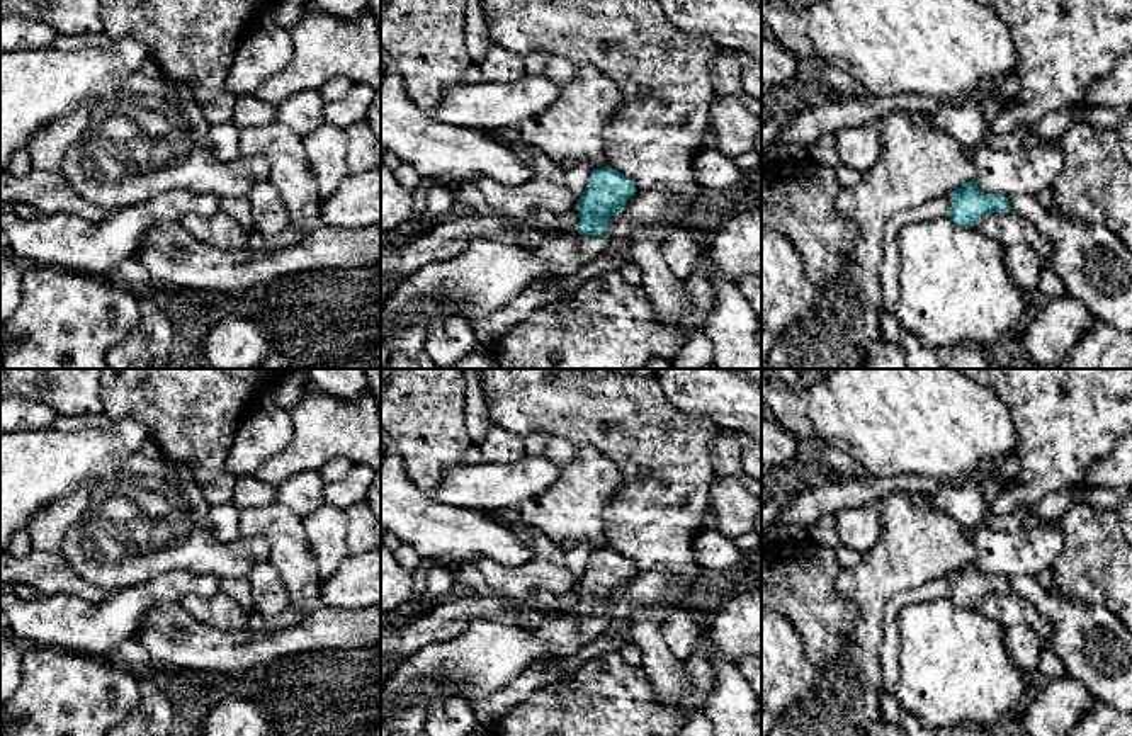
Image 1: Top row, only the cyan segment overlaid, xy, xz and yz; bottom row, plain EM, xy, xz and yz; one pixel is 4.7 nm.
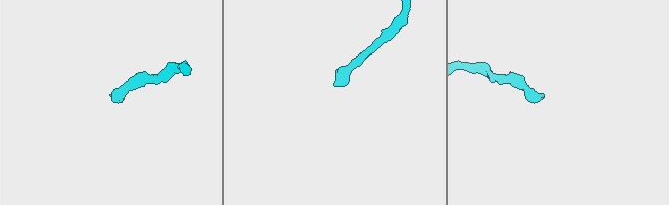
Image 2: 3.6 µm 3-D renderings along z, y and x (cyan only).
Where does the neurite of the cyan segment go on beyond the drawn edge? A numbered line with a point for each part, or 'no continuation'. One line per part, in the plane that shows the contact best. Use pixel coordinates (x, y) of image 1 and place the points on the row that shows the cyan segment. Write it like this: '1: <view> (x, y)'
1: xz (565, 257)

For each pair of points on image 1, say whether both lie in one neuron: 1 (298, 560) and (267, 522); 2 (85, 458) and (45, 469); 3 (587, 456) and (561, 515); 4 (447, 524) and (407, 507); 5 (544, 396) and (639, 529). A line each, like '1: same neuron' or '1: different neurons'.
1: same neuron
2: same neuron
3: same neuron
4: same neuron
5: same neuron

